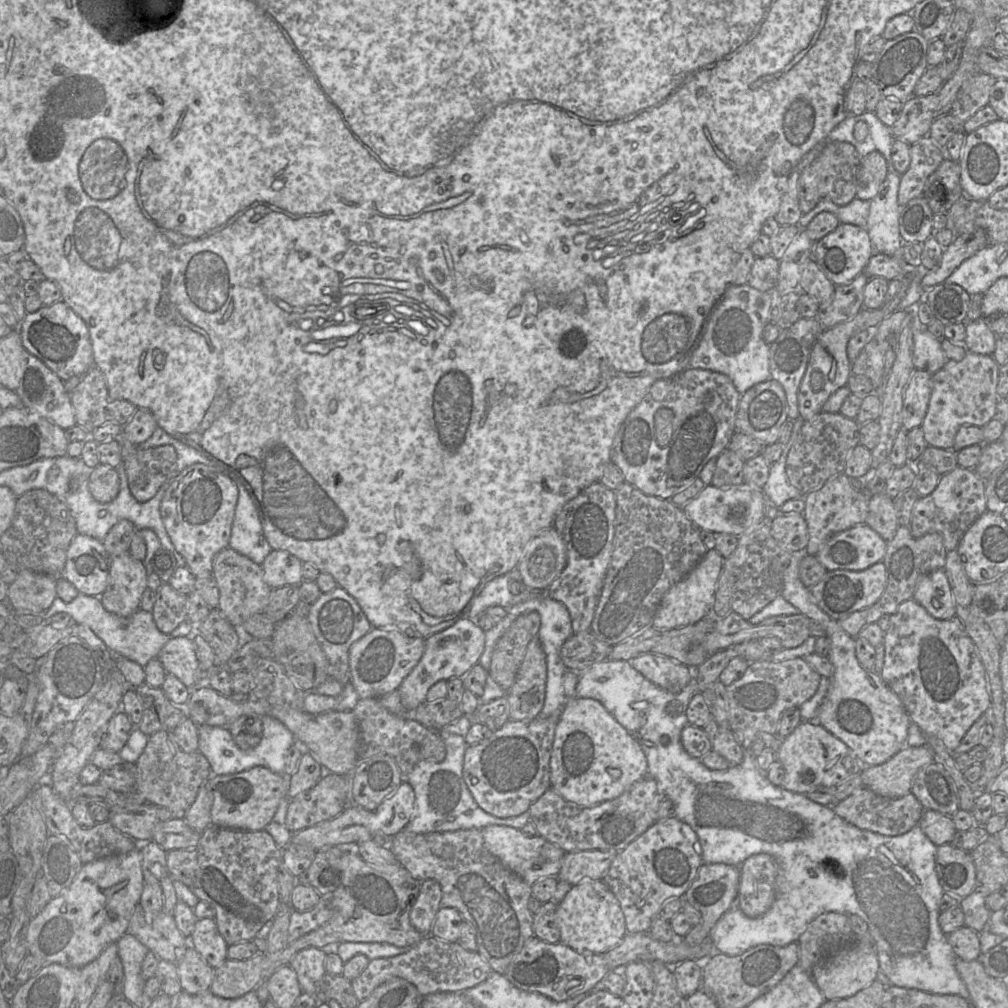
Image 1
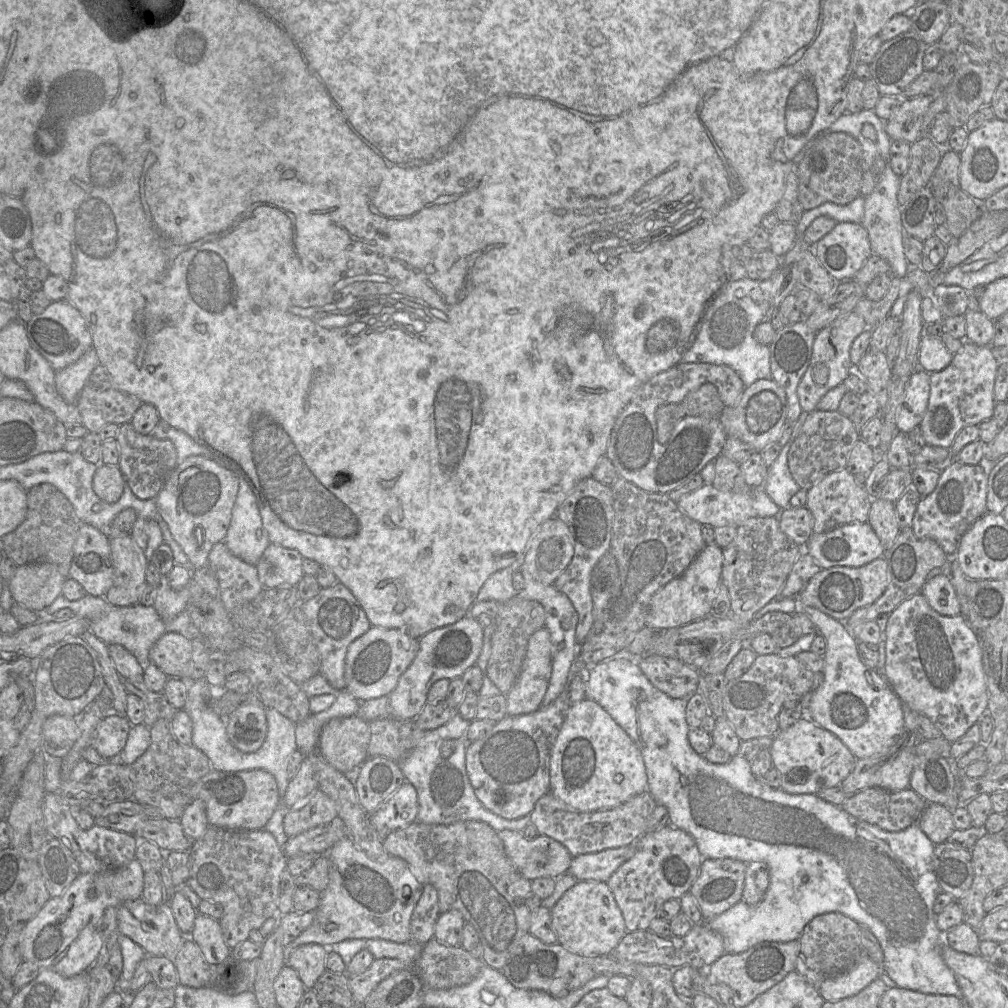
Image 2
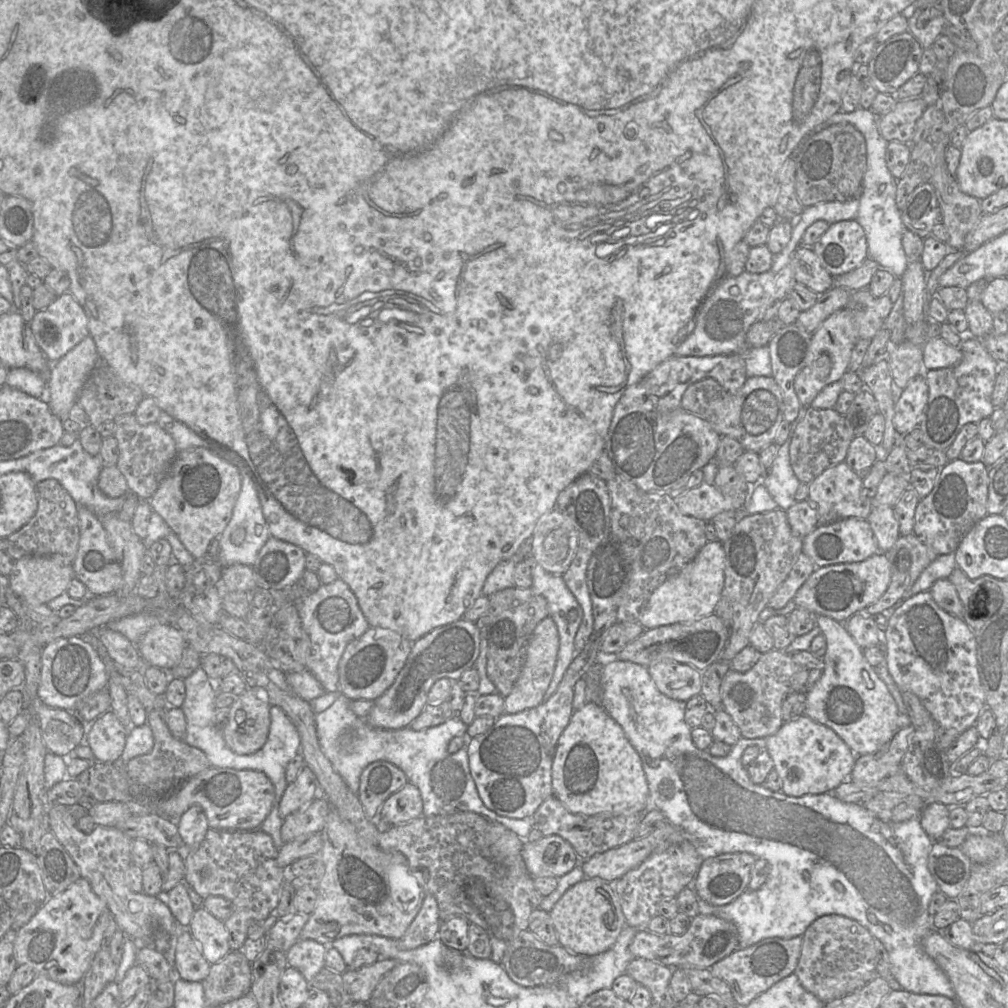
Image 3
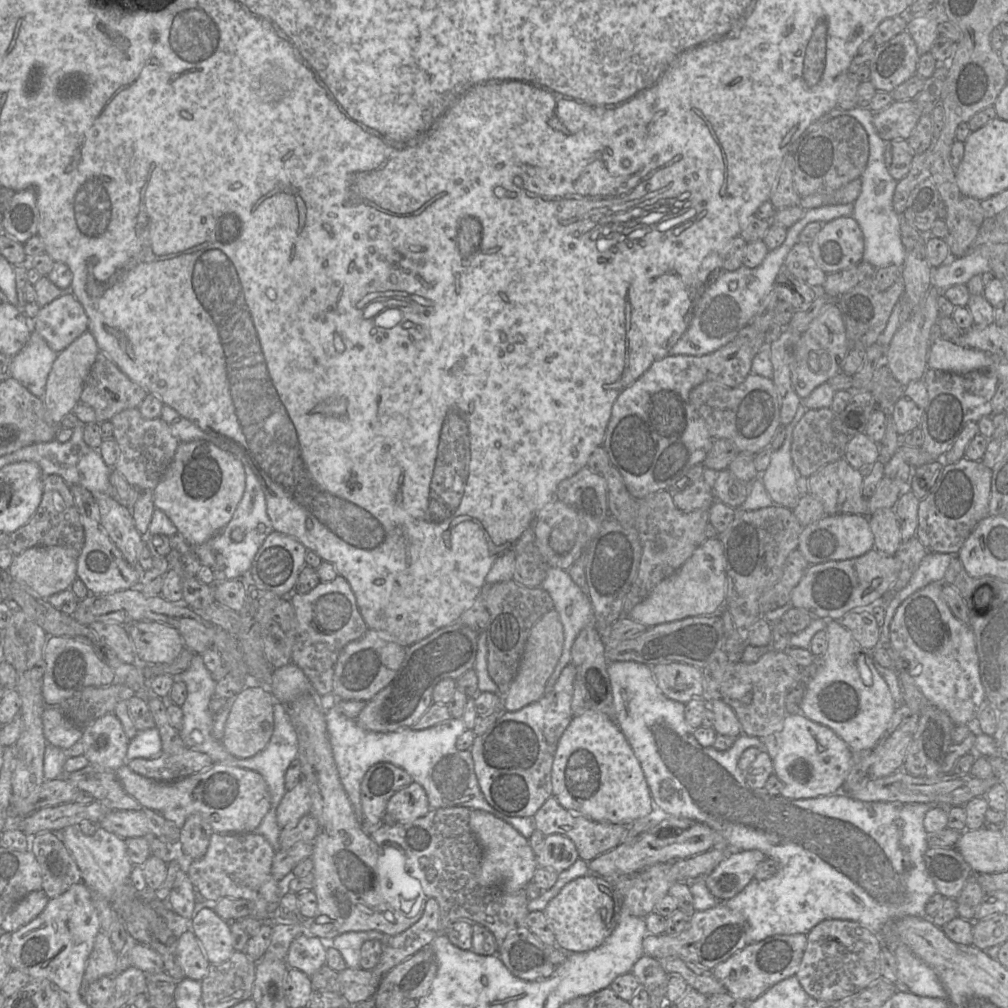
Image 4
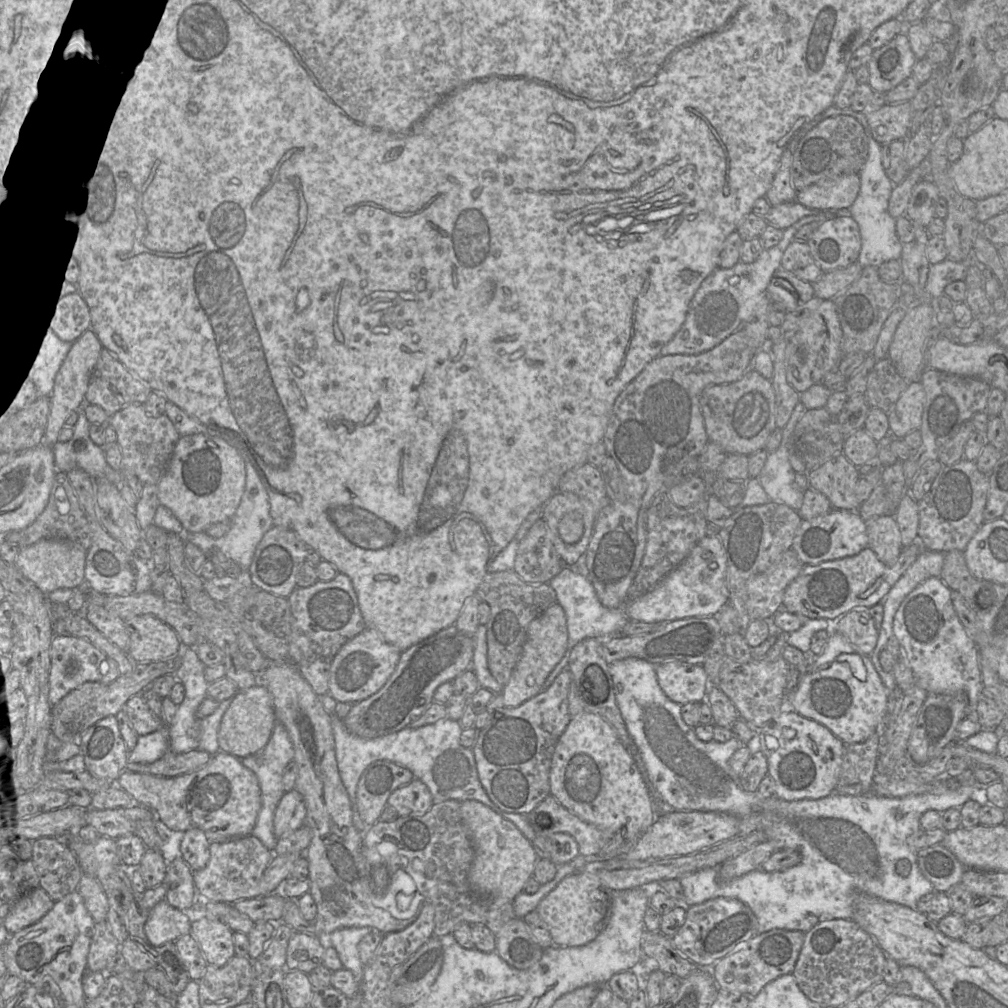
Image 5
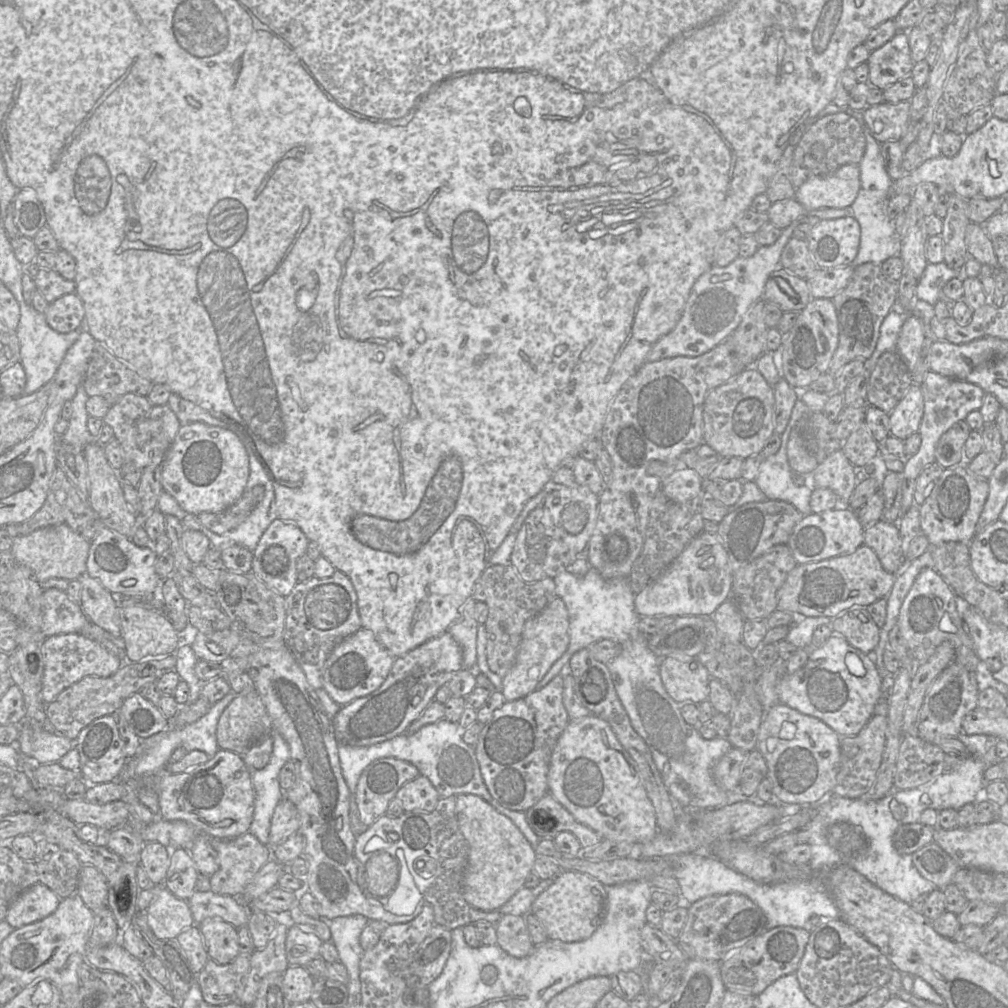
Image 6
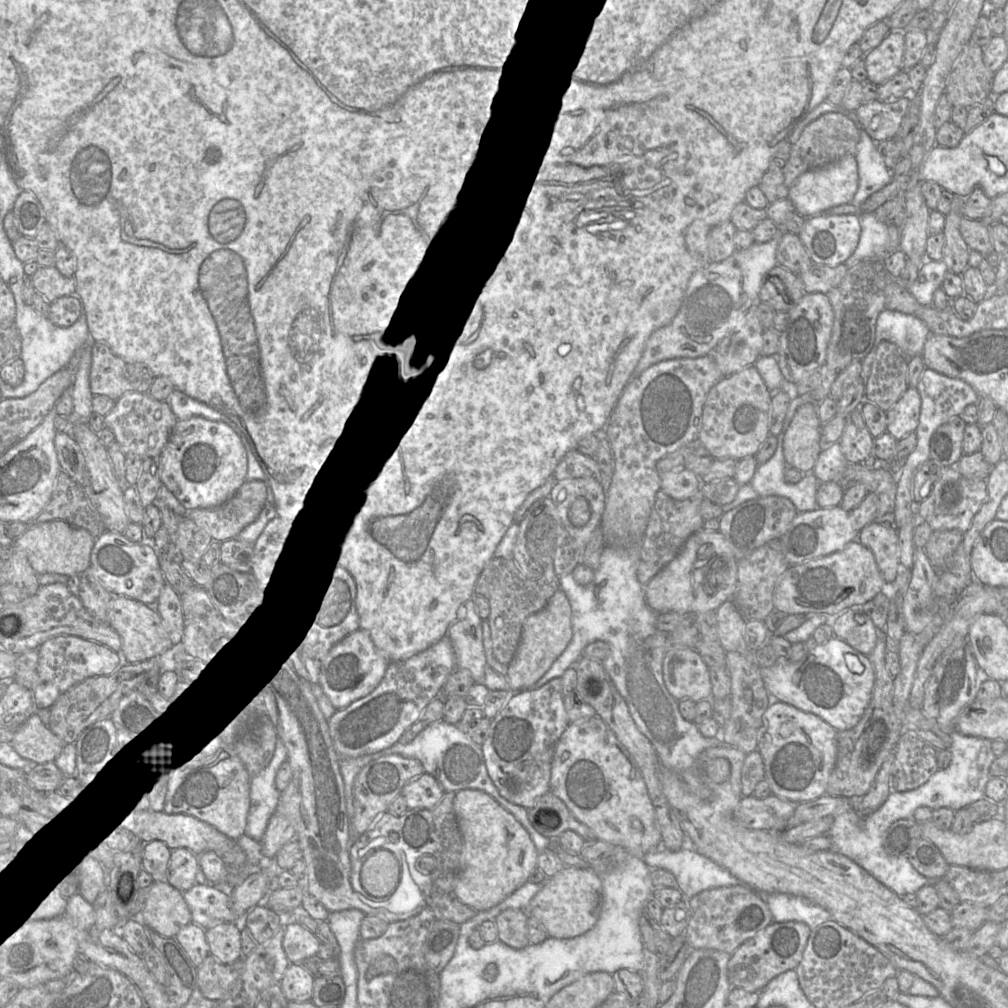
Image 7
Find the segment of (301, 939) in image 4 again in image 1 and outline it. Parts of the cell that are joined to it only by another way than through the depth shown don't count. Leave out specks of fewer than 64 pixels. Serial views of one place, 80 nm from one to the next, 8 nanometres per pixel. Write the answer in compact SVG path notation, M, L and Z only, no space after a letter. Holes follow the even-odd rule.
M308 947L297 952L289 965L297 973L298 982L303 992L315 995L319 982L326 973L327 954L317 947Z

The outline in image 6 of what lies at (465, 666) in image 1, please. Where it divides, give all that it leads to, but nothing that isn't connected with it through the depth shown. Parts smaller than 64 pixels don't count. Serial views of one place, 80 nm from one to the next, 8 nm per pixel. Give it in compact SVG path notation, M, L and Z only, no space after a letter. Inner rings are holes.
M448 631L395 658L386 680L376 691L342 706L333 718L338 744L354 747L371 746L405 733L409 725L416 721L434 700L438 689L447 684L462 669L462 649Z

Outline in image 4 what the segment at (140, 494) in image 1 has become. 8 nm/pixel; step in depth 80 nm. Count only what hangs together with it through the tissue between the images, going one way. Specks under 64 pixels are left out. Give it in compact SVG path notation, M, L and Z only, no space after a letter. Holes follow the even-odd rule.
M138 408L123 410L115 414L110 422L113 425L113 437L119 447L119 458L113 468L130 486L141 490L154 490L165 475L179 444L170 427L161 417L144 418Z

